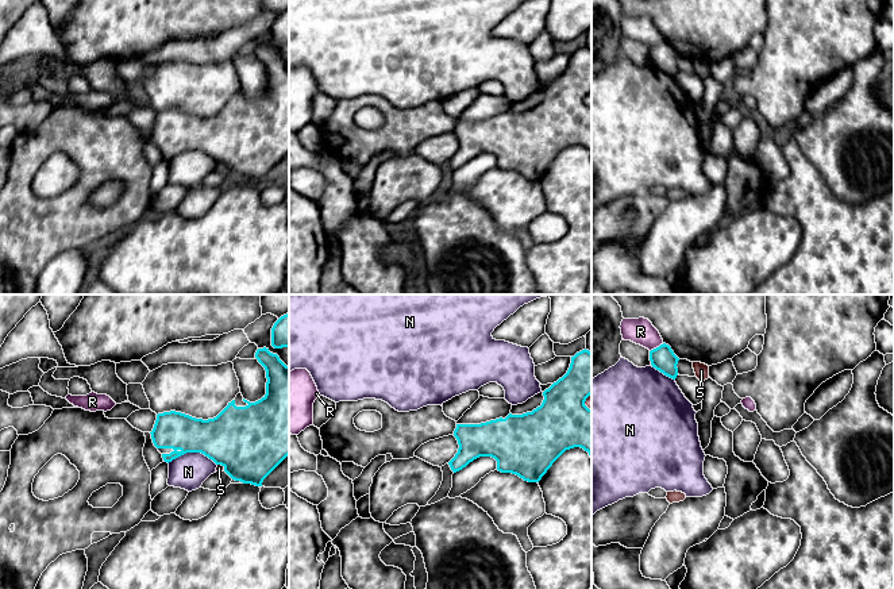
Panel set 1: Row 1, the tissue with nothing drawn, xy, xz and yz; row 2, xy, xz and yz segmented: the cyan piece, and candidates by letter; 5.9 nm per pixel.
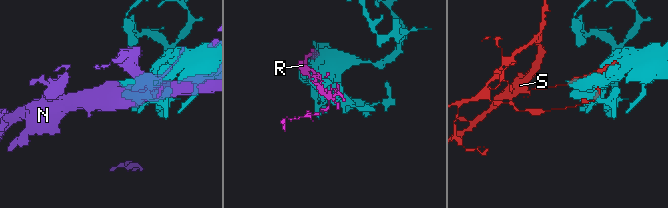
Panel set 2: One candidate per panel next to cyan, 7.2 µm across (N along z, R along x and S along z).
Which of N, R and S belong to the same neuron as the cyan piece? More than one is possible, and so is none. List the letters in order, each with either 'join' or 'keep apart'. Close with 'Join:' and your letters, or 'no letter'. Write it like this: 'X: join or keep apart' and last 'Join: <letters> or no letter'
N: keep apart
R: keep apart
S: keep apart
Join: no letter

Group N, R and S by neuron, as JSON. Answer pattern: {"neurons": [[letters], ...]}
{"neurons": [["N"], ["R"], ["S"]]}

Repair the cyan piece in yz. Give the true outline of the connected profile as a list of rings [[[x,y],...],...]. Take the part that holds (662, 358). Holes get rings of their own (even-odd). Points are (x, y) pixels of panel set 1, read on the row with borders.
[[[666,343],[650,351],[650,361],[652,367],[663,373],[664,376],[675,380],[678,376],[679,358],[674,354],[671,347]]]

